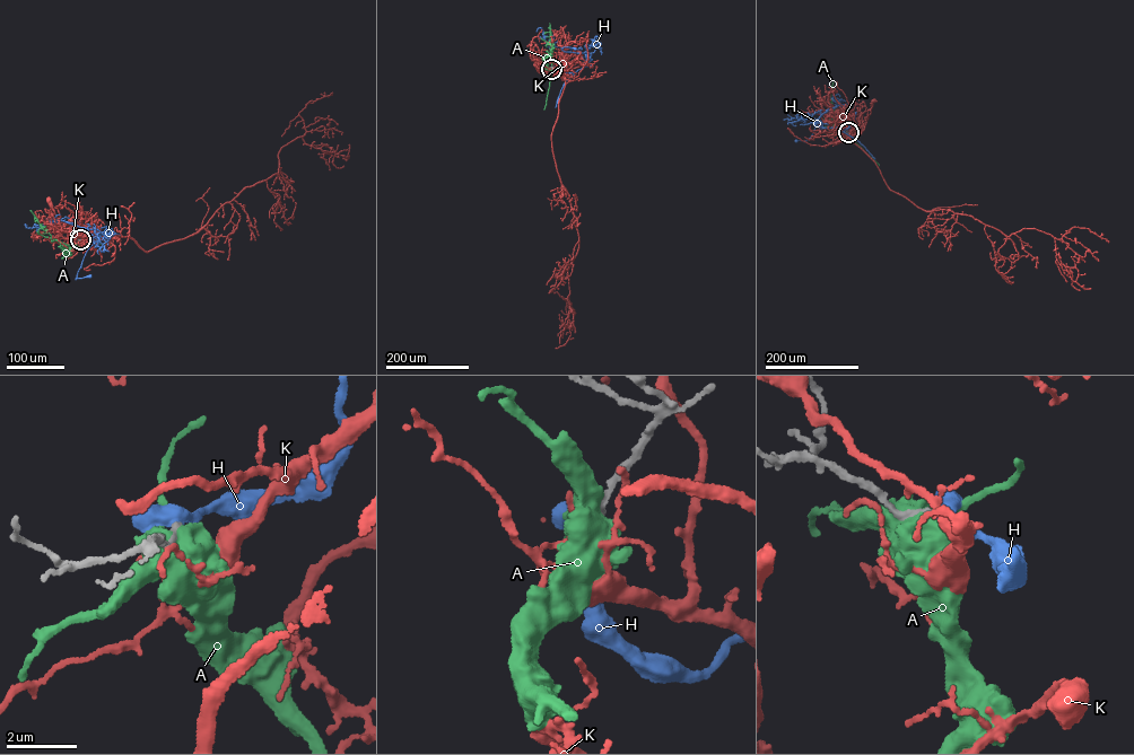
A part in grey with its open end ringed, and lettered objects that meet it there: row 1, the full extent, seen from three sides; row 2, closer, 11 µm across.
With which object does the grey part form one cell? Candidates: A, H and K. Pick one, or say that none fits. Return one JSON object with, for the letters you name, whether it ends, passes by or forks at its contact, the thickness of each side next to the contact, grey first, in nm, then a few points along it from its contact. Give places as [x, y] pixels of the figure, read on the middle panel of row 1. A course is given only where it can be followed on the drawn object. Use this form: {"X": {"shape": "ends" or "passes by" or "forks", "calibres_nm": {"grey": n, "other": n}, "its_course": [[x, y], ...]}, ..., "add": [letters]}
{"add": []}

